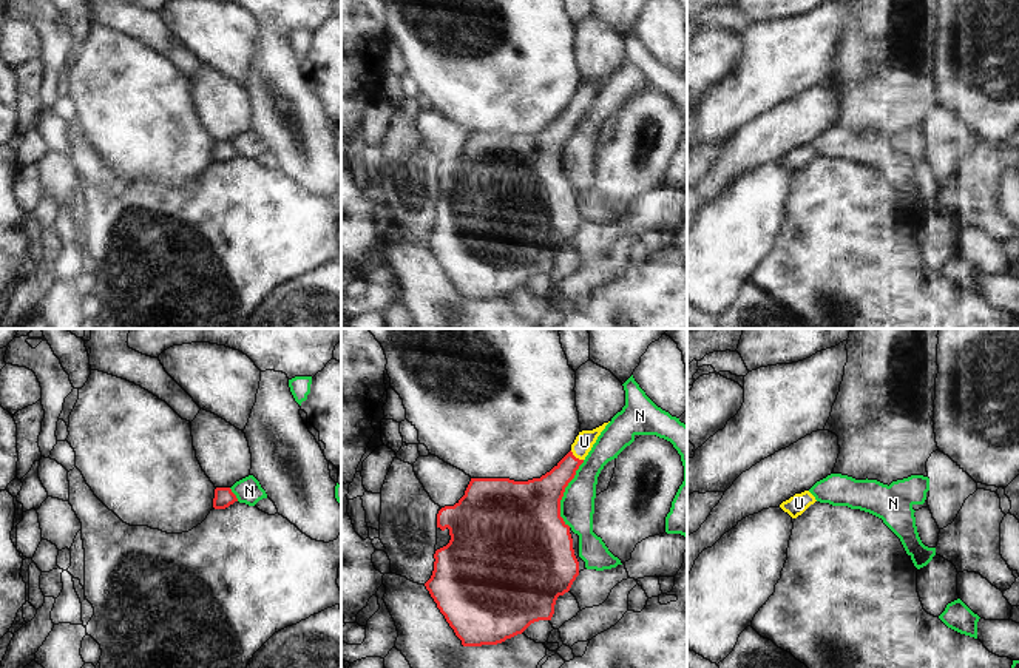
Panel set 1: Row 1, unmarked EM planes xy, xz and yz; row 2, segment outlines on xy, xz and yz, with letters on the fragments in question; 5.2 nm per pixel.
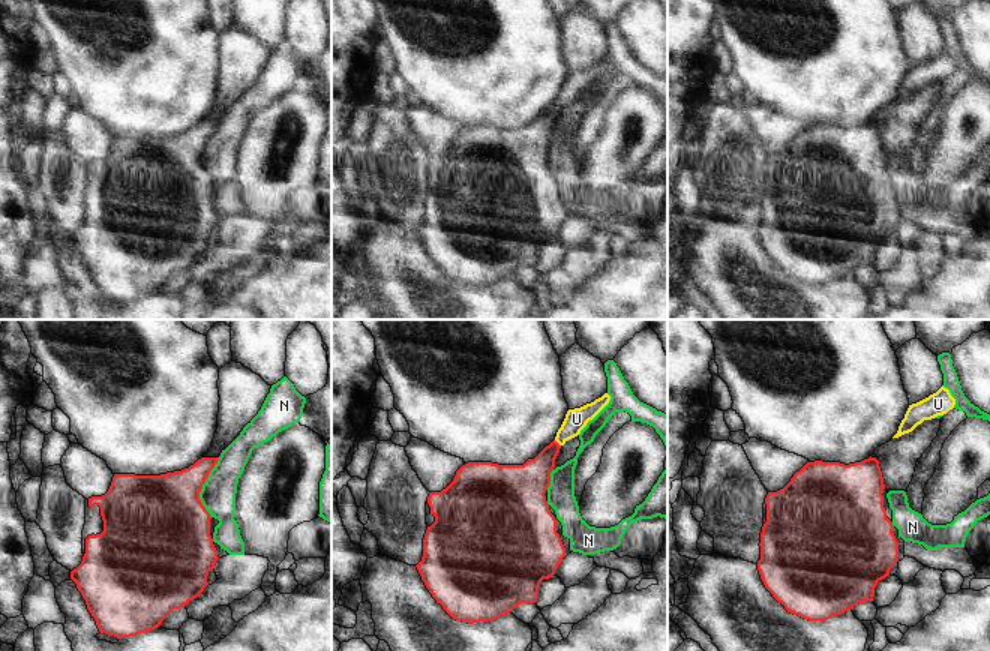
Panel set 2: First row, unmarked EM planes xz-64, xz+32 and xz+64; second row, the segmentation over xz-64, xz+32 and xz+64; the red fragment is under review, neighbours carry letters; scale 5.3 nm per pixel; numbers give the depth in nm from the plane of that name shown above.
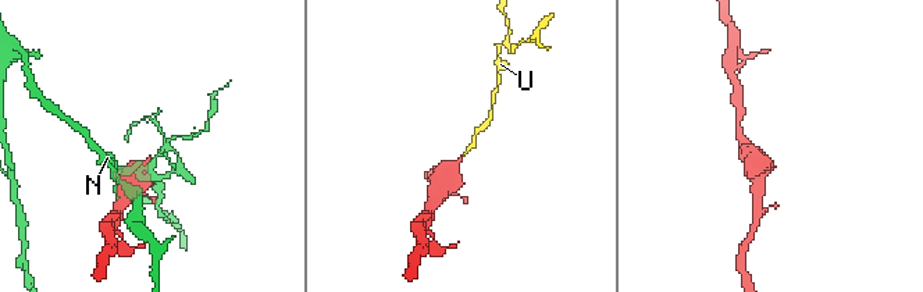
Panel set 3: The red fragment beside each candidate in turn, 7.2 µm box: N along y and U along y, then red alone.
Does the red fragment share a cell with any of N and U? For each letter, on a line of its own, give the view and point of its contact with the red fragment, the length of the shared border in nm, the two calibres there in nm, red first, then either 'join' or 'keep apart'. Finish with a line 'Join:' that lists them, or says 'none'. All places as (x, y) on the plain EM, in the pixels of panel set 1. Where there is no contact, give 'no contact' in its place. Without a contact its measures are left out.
N: xz (562, 148) | 360 nm | 400/180 nm | keep apart
U: xz (575, 111) | 90 nm | 180/100 nm | join
Join: U

